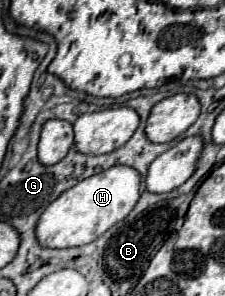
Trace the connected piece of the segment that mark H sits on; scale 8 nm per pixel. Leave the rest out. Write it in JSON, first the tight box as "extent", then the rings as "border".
{"extent":[35,165,141,249],"border":[[[115,165],[107,171],[101,171],[89,179],[79,181],[77,185],[63,191],[39,217],[35,227],[35,237],[41,247],[47,249],[65,249],[79,247],[95,241],[109,227],[123,221],[139,201],[141,177],[133,167]]]}

